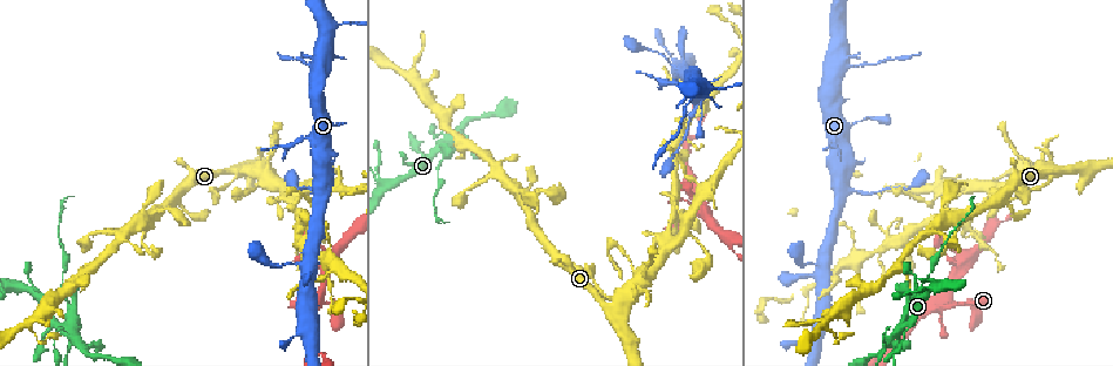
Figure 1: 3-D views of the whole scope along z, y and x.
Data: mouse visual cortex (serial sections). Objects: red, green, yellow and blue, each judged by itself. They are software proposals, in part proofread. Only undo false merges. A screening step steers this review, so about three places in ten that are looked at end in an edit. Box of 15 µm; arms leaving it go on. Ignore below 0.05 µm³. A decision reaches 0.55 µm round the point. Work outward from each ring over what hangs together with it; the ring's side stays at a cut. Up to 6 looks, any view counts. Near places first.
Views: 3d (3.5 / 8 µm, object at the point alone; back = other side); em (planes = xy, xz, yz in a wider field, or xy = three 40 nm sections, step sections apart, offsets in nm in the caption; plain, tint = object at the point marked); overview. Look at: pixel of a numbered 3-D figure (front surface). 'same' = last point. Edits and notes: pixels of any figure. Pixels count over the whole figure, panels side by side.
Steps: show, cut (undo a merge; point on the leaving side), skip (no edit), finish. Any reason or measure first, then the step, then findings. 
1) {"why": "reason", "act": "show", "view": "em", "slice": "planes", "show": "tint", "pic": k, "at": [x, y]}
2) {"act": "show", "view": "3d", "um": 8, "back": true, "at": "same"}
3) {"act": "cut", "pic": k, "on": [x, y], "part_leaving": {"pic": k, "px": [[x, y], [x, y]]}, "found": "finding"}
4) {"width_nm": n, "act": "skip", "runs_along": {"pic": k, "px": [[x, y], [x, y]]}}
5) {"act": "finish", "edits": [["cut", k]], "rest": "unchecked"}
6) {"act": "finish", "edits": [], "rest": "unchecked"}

{"why": "four-way junction", "act": "show", "view": "3d", "um": 3.5, "pic": 1, "at": [937, 304]}

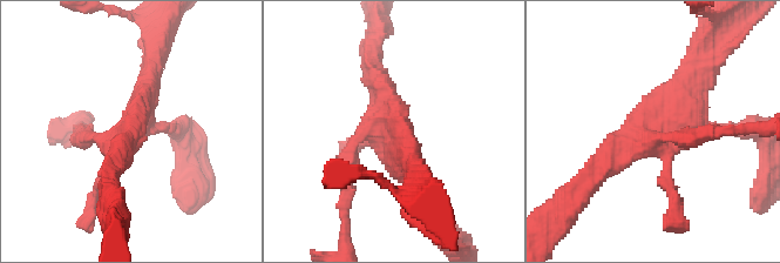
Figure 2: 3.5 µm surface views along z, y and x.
{"why": "now the EM", "act": "show", "view": "em", "slice": "planes", "show": "tint", "pic": 2, "at": [107, 138]}

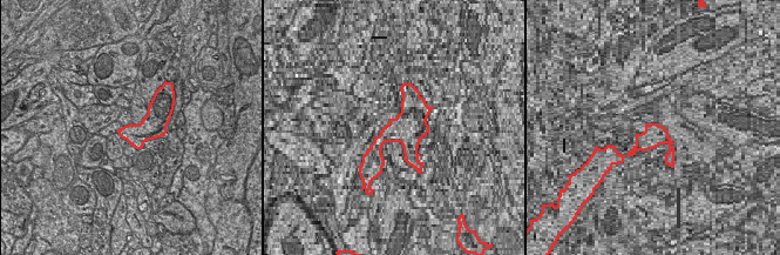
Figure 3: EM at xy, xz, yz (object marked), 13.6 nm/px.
{"act": "skip", "runs_along": {"pic": 2, "px": [[83, 132], [119, 139], [148, 85]]}, "found": "all the same cell"}

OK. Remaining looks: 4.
{"why": "thin arm on a thick one", "act": "show", "view": "em", "slice": "planes", "show": "tint", "pic": 1, "at": [638, 273]}

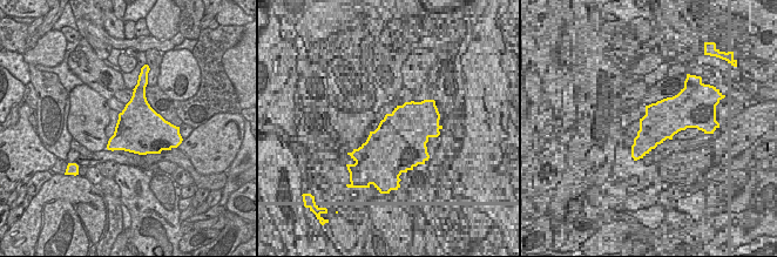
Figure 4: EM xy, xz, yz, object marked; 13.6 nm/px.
{"why": "see where the arms go", "act": "show", "view": "3d", "um": 3.5, "back": true, "at": "same"}

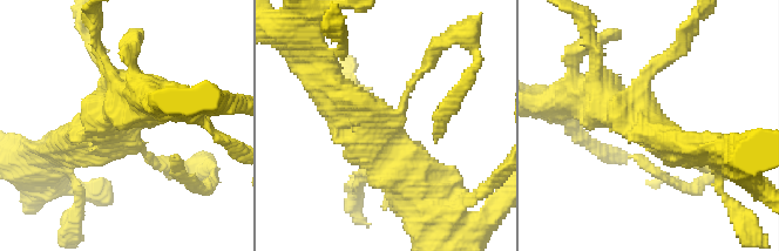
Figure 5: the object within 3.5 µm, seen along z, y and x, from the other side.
{"act": "skip", "runs_along": {"pic": 5, "px": [[424, 194], [330, 86]]}, "found": "one cell here"}

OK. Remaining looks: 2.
{"why": "four arms meet", "act": "show", "view": "3d", "um": 3.5, "pic": 1, "at": [674, 215]}

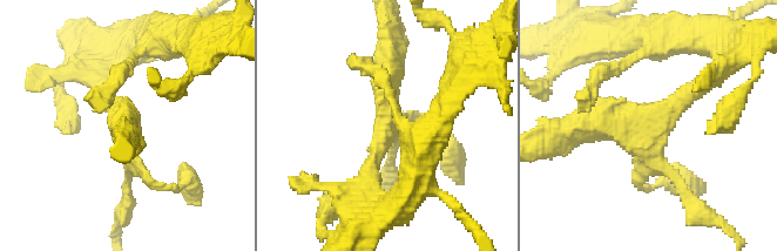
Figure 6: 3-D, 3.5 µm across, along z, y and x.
{"why": "need the tissue", "act": "show", "view": "em", "slice": "xy", "step": 3, "show": "tint", "pic": 6, "at": [648, 125]}

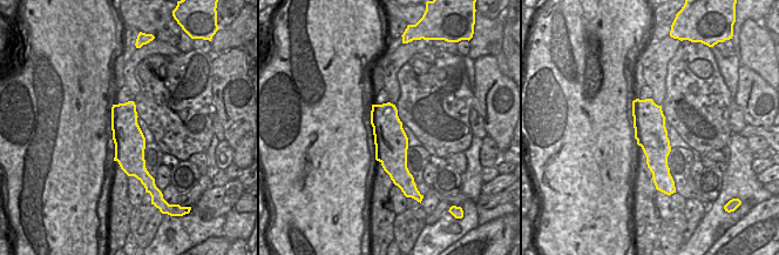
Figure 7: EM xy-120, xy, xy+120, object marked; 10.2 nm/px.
{"arms": 4, "arm_widths_nm": [150, 150, 250, 350], "act": "skip", "runs_along": {"pic": 6, "px": [[704, 83], [648, 127], [569, 130]]}, "found": "continuous, no second cell"}

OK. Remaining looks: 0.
{"act": "finish", "edits": [], "rest": "unchecked"}

